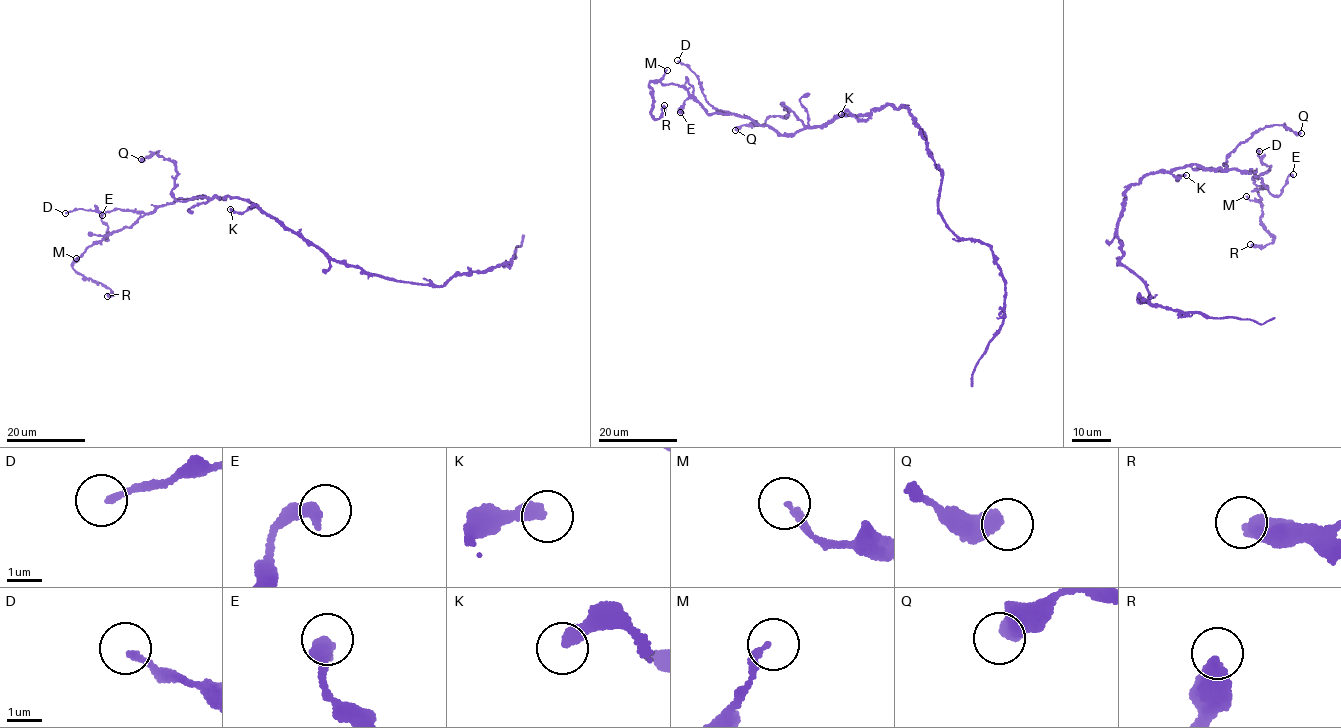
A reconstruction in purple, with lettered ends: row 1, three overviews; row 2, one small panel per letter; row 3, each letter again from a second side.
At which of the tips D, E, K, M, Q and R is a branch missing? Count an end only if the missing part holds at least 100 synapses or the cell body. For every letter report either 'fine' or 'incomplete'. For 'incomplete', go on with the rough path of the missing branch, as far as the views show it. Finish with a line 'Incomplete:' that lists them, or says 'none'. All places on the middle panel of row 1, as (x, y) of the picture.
D: fine
E: fine
K: fine
M: fine
Q: fine
R: fine
Incomplete: none

